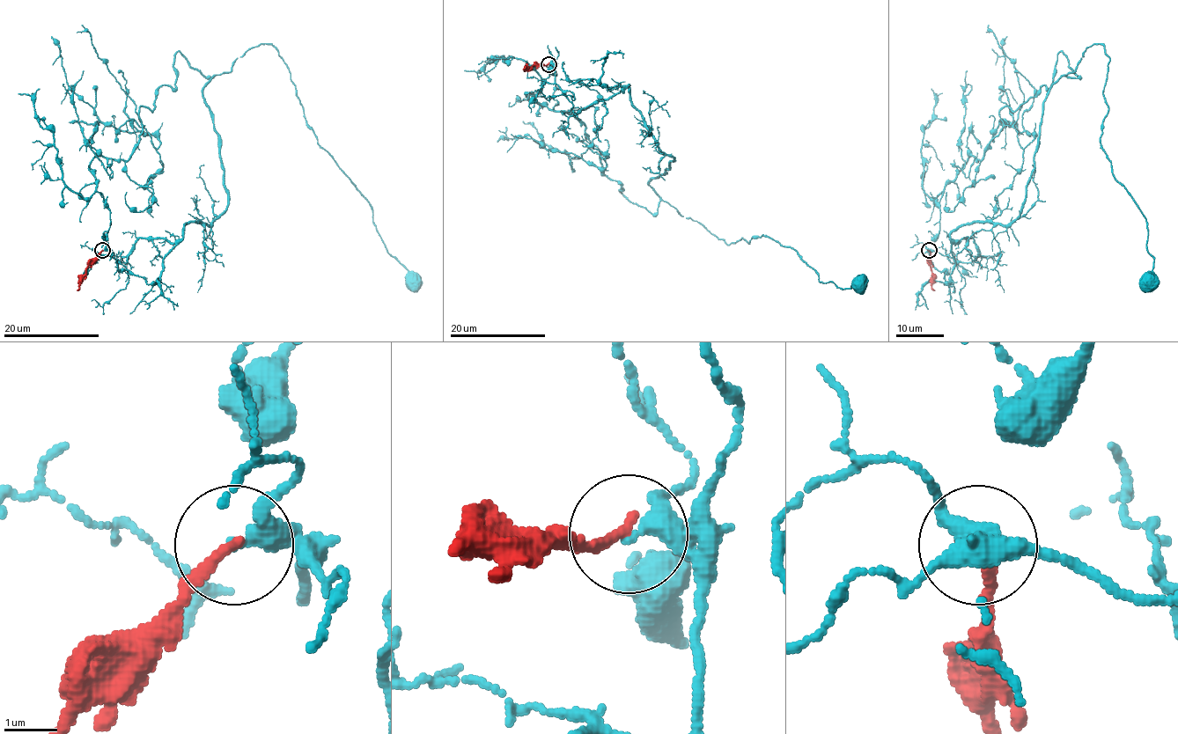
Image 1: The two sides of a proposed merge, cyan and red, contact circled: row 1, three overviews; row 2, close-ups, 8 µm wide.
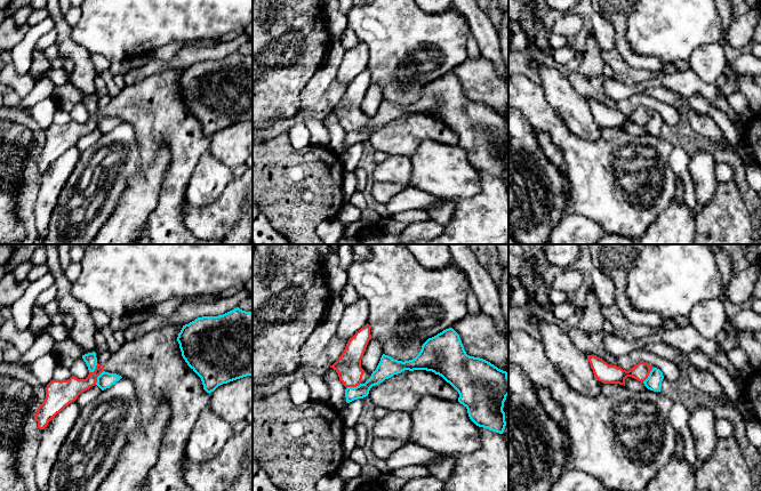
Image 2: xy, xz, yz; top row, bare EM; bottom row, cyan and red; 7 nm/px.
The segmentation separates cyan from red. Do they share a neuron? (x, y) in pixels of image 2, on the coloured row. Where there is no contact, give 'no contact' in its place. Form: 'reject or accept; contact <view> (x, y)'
reject; contact yz (649, 375)

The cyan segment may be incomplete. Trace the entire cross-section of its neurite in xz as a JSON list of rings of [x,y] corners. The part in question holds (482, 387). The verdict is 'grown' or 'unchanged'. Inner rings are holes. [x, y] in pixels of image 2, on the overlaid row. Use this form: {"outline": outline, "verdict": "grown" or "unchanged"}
{"outline": [[[452,328],[428,338],[412,360],[402,362],[383,354],[365,384],[345,389],[346,402],[368,396],[373,386],[404,370],[426,370],[441,376],[458,392],[458,402],[467,409],[470,419],[476,426],[503,434],[506,426],[503,408],[508,395],[507,372],[483,359],[467,355]]], "verdict": "unchanged"}

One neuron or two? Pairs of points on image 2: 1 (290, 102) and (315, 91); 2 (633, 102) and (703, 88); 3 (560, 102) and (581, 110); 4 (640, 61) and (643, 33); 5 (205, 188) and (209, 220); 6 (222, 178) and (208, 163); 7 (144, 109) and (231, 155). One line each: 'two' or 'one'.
1: two
2: two
3: one
4: two
5: two
6: one
7: two

